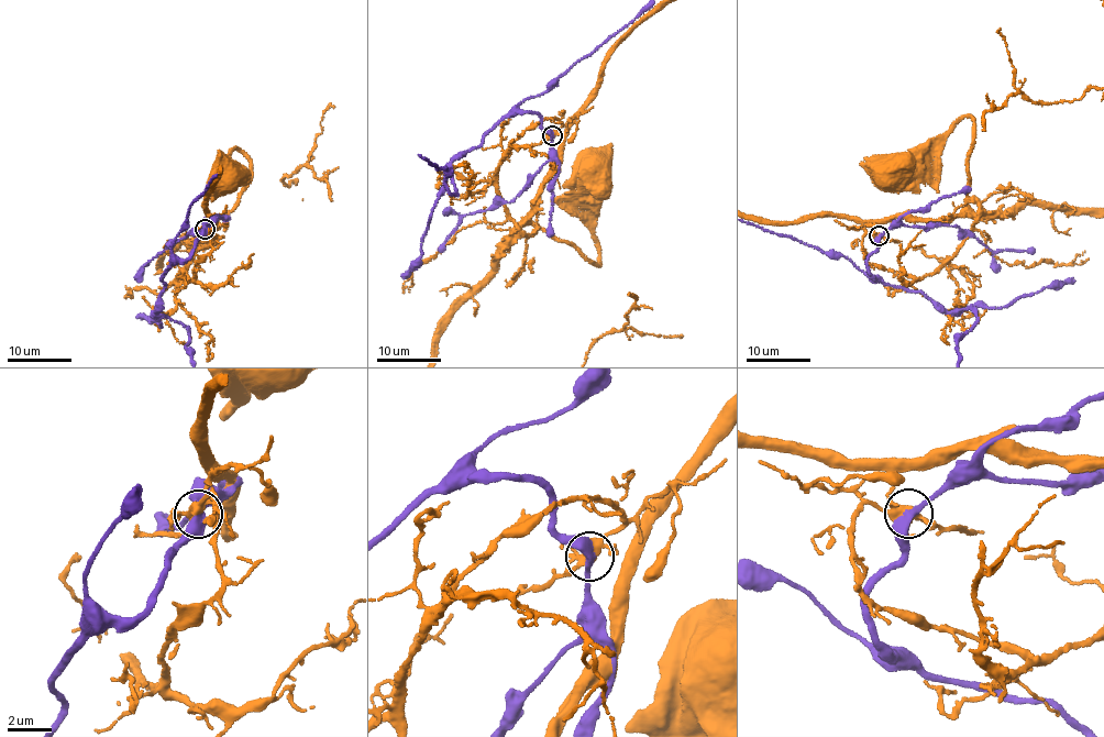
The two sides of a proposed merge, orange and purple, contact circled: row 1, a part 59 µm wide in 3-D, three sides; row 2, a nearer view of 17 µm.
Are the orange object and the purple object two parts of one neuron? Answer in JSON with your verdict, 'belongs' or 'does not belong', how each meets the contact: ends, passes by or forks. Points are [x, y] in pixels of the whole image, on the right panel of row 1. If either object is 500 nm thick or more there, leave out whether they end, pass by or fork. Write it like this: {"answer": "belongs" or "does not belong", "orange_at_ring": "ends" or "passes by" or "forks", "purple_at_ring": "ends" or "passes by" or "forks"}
{"answer": "does not belong", "orange_at_ring": "forks", "purple_at_ring": "passes by"}

